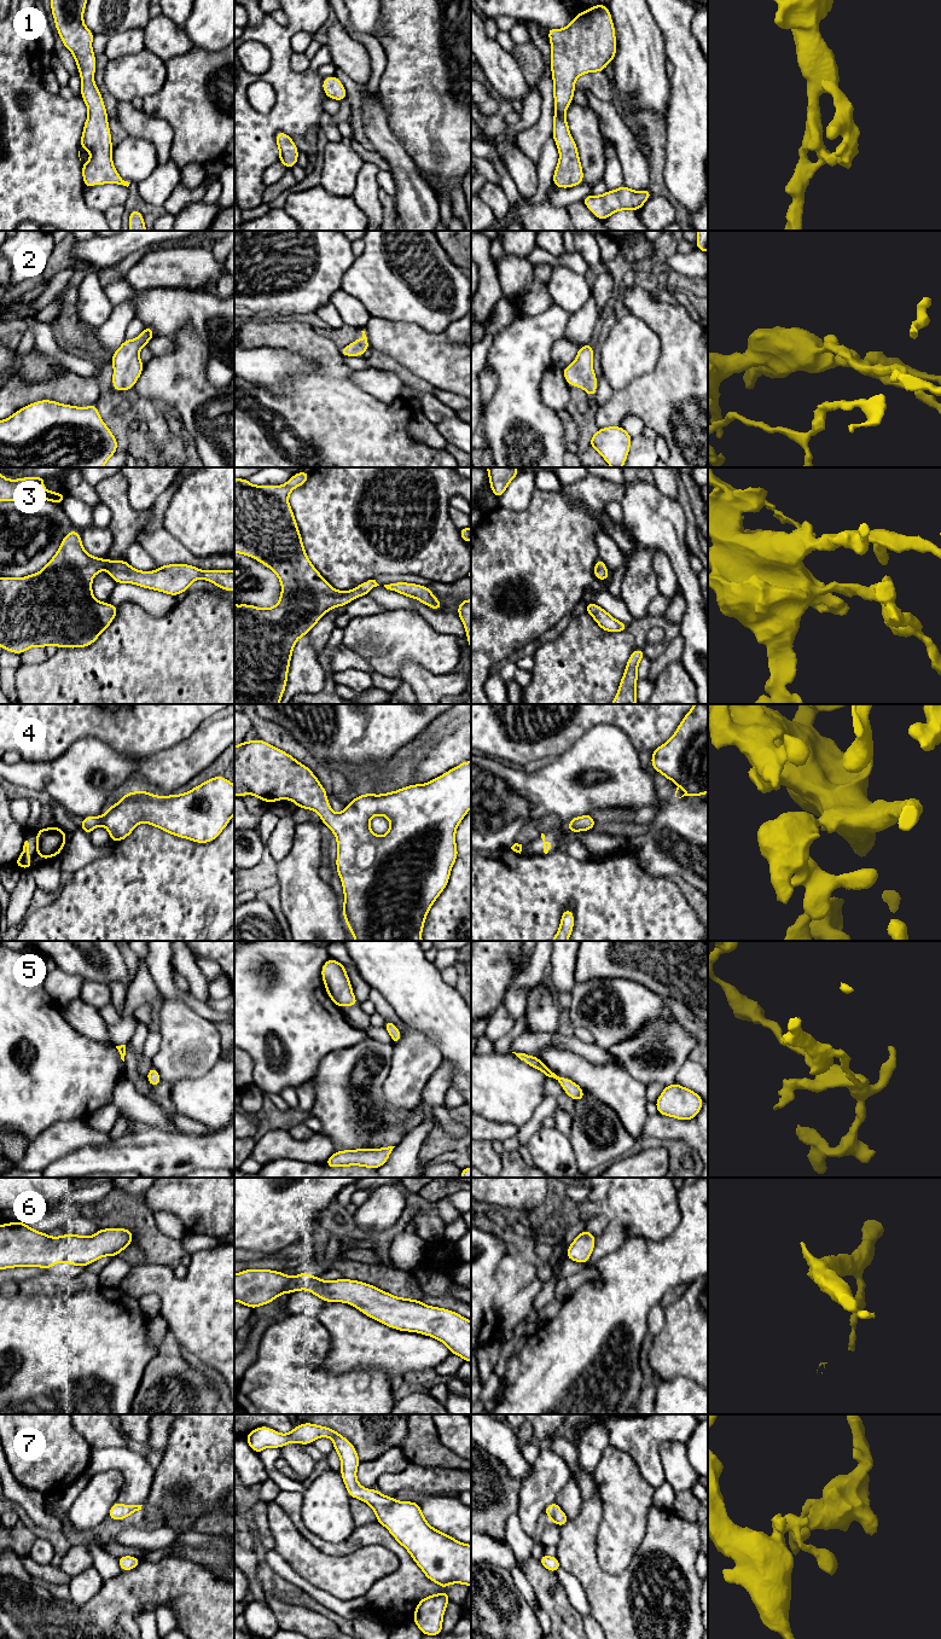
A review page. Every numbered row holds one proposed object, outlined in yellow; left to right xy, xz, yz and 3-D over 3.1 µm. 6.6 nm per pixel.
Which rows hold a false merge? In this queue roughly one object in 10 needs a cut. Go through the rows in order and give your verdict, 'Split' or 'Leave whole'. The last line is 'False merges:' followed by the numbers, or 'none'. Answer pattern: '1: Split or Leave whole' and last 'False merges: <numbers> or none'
1: Leave whole
2: Leave whole
3: Leave whole
4: Leave whole
5: Leave whole
6: Leave whole
7: Leave whole
False merges: none

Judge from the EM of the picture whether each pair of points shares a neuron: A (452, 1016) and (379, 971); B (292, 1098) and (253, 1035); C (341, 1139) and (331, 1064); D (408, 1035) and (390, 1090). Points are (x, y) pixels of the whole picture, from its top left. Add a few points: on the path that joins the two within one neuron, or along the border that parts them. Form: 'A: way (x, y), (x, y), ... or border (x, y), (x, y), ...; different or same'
A: way (434, 1007), (398, 971); same
B: border (296, 1087), (285, 1087), (279, 1093); different
C: way (341, 1121), (341, 1082); same
D: way (408, 1048), (408, 1071), (404, 1076); same

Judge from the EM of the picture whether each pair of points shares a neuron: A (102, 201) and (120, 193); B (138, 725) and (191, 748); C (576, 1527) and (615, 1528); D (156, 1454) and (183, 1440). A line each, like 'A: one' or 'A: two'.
A: one
B: two
C: two
D: two

